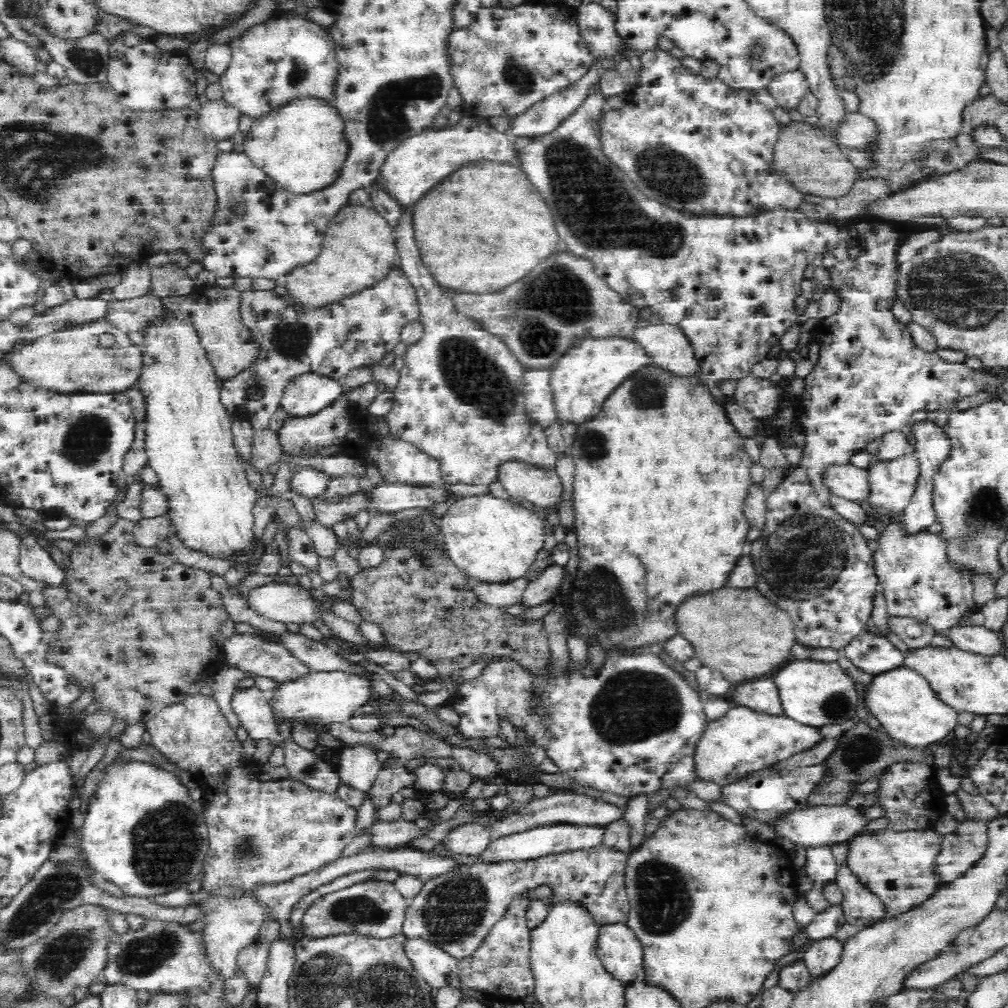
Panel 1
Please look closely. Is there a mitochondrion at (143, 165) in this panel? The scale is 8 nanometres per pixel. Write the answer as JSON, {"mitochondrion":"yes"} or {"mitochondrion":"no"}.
{"mitochondrion":"yes"}

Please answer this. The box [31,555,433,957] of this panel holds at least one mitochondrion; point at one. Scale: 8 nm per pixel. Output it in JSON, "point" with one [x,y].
{"point":[164,848]}

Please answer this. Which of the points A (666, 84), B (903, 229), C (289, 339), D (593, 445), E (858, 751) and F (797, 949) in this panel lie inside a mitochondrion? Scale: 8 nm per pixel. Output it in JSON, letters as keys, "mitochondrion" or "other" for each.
{"A":"other","B":"other","C":"mitochondrion","D":"mitochondrion","E":"mitochondrion","F":"other"}

